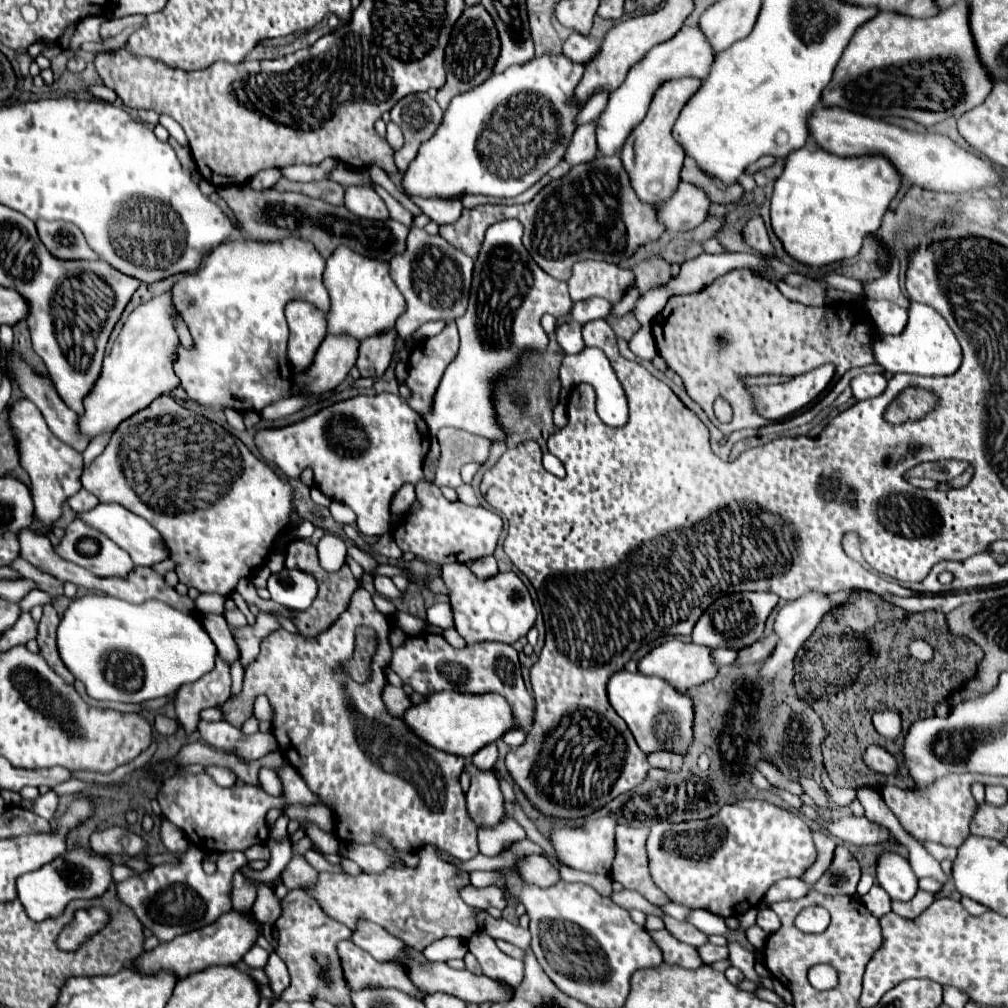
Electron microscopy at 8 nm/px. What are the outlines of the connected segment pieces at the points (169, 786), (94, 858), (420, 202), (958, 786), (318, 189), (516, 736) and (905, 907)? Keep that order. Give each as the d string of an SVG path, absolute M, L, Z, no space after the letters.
M175 773L163 779L157 801L161 805L163 819L179 827L189 843L199 847L205 855L245 851L251 845L261 843L267 833L267 811L271 807L281 807L279 797L267 795L261 787L233 785L229 789L223 789L207 773Z
M79 847L73 851L67 851L63 857L51 861L49 865L43 865L41 869L33 873L25 873L17 879L17 899L21 901L25 913L33 921L45 921L49 917L59 917L65 909L65 905L71 899L93 899L107 891L111 879L111 861L103 859L97 853L87 853Z
M411 197L411 201L429 215L437 225L453 223L461 215L461 199L425 199L425 197Z
M951 775L941 777L941 781L933 781L925 793L917 791L899 791L897 787L885 785L881 789L881 797L887 807L895 813L905 833L909 833L915 841L935 841L951 847L959 847L969 837L969 823L977 809L977 803L971 795L971 783L983 785L1003 785L1003 777L987 777L987 775Z
M281 177L275 185L279 191L297 191L297 193L305 193L307 197L313 197L313 199L321 199L321 201L327 201L331 205L343 205L343 195L345 195L345 187L335 183L335 181L329 181L329 179L323 179L323 181L309 181L309 183L293 183L285 177Z
M513 729L513 731L509 731L509 733L505 733L501 739L509 745L509 747L519 747L523 741L525 741L525 737L527 737L527 733L521 729Z
M917 891L917 895L911 901L893 899L891 901L891 911L897 913L899 917L903 915L905 919L913 919L913 917L919 917L931 905L933 899L935 899L935 895L931 895L927 891Z

